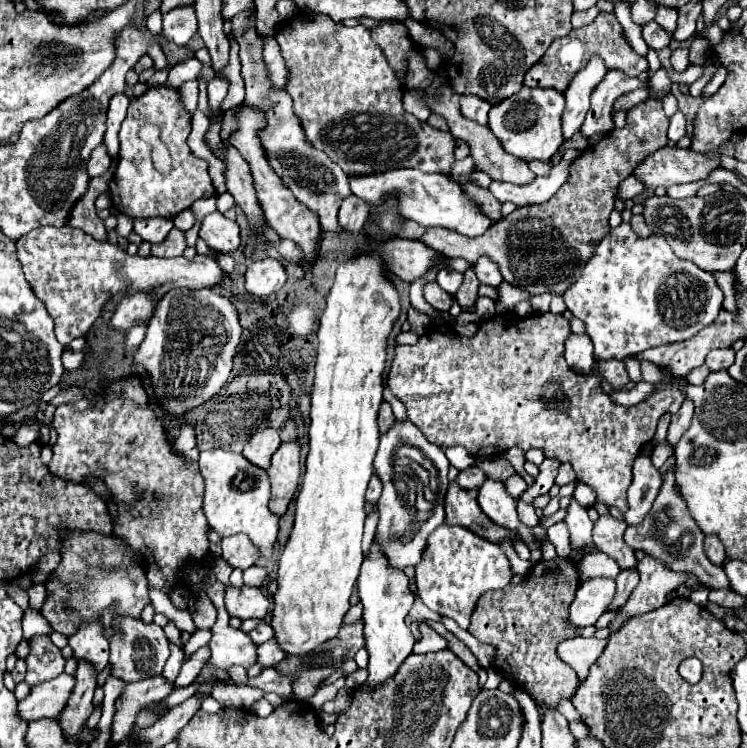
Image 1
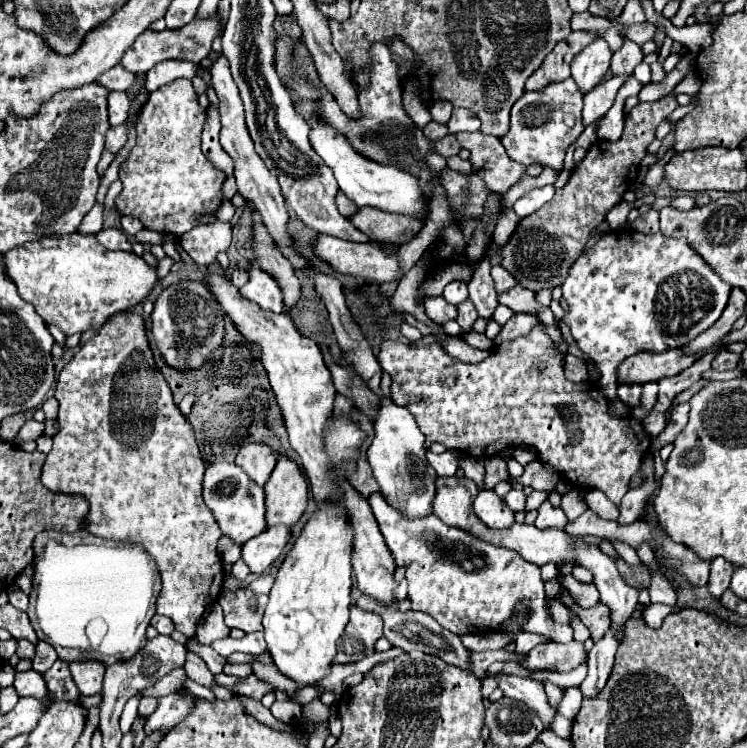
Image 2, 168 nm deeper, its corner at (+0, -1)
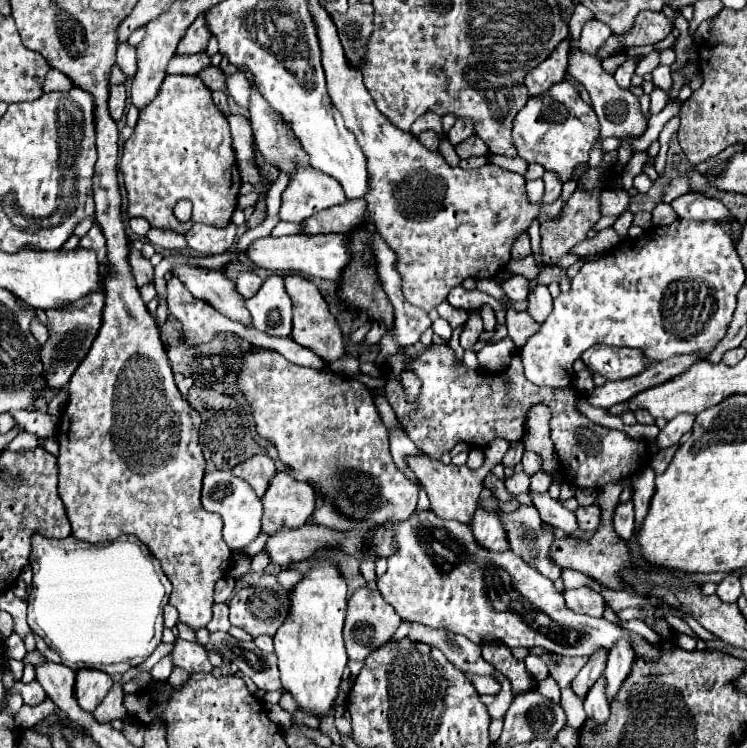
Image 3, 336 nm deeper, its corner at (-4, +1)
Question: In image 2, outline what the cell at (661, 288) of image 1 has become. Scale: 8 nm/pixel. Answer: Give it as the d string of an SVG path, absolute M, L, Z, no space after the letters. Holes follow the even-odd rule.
M619 229L601 237L569 269L563 283L569 311L564 311L559 301L552 301L550 309L557 329L559 321L565 323L577 347L601 369L599 393L613 399L617 395L615 367L623 359L639 351L661 353L685 347L721 317L729 293L731 285L713 271L687 239Z

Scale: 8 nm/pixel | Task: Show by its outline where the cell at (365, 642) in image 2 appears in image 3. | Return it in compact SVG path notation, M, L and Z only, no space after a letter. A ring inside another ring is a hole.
M359 589L355 591L347 601L347 619L345 619L345 647L351 661L365 661L371 651L385 645L391 635L401 625L401 617L395 613L395 609L383 599L383 595L377 589Z

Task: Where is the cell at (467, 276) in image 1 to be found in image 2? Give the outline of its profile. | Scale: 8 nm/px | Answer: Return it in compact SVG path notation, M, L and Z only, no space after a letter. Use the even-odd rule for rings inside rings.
M467 299L467 303L461 303L461 305L457 307L457 311L459 311L457 323L461 325L463 333L469 333L469 331L473 329L473 323L475 323L475 319L479 317L479 315L477 315L477 311L475 311L475 307L473 307L473 303Z

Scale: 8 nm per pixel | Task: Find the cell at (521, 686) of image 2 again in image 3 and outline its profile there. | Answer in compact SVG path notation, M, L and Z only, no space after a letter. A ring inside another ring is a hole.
M409 623L409 641L423 641L427 645L435 645L443 655L461 671L473 673L473 675L489 675L493 677L495 667L487 661L483 661L483 655L479 653L479 645L473 641L467 641L463 635L455 635L445 629L427 629L427 625Z

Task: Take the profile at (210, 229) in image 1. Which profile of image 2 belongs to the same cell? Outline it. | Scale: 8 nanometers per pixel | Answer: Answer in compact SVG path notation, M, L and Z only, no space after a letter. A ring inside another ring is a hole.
M217 221L213 225L199 225L179 237L179 247L199 265L207 267L217 261L217 253L231 245L231 223Z

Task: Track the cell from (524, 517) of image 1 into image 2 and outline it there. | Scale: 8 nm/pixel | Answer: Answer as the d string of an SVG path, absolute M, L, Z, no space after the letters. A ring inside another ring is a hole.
M511 489L505 497L503 497L503 503L513 509L513 511L523 511L525 507L525 493L523 491L517 491L517 489Z

